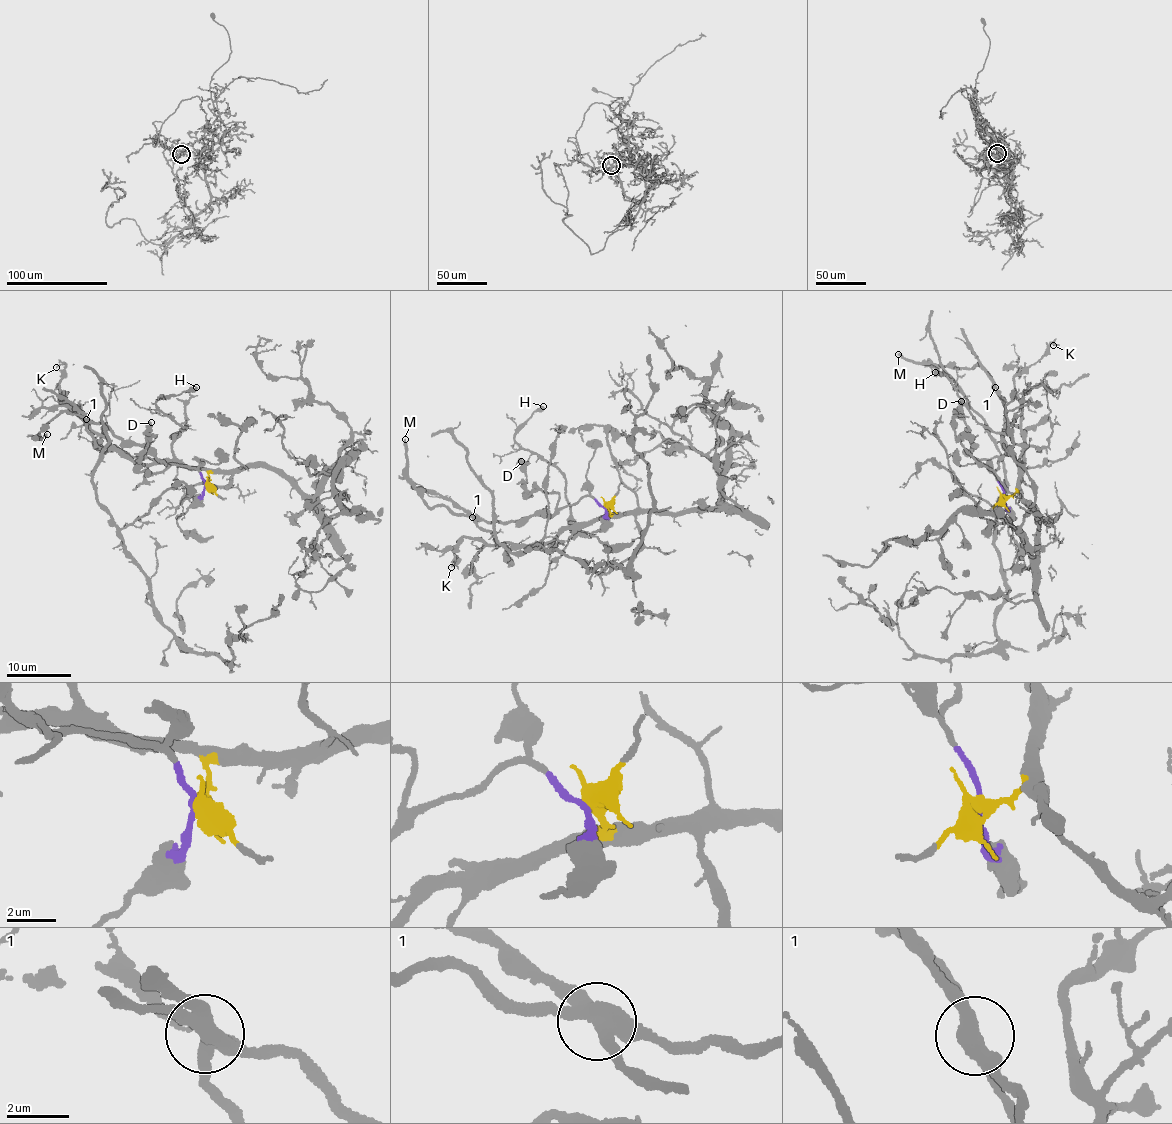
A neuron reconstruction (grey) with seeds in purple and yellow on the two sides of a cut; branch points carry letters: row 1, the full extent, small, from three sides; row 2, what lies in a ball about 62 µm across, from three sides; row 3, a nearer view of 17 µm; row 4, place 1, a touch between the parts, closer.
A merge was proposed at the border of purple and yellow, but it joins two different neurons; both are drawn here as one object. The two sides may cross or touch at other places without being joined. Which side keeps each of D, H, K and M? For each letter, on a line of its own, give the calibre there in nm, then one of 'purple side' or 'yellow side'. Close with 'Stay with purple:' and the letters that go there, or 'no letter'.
D: calibre 600 nm; purple side
H: calibre 480 nm; yellow side
K: calibre 90 nm; yellow side
M: calibre 280 nm; purple side
Stay with purple: D, M

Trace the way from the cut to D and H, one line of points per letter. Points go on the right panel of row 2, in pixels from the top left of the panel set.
D: (1004, 497), (1001, 484), (994, 476), (999, 459), (983, 460), (970, 453), (970, 429), (961, 400)
H: (1004, 497), (1015, 492), (1018, 486), (1021, 449), (1010, 437), (984, 427), (974, 419), (949, 378), (935, 373)

